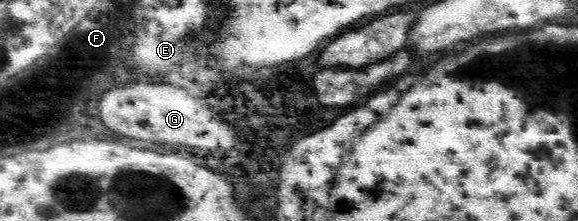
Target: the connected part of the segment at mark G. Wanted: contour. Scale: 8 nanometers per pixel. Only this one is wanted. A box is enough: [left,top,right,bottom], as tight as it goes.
[101,84,237,150]

